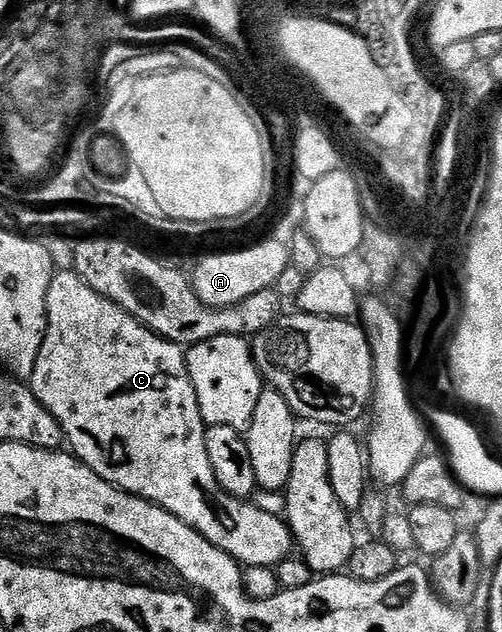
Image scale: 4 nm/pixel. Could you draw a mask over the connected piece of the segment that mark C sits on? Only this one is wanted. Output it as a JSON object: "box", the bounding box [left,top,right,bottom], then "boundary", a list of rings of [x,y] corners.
{"box":[29,271,293,568],"boundary":[[[72,271],[54,272],[48,295],[45,297],[47,306],[47,332],[43,335],[43,344],[37,353],[35,368],[29,380],[31,392],[45,405],[45,409],[56,419],[63,430],[63,438],[70,454],[74,455],[93,473],[97,473],[106,483],[112,483],[120,491],[127,492],[128,495],[135,495],[139,499],[148,499],[151,503],[156,503],[158,507],[163,507],[173,517],[180,519],[185,525],[193,528],[205,541],[217,545],[229,557],[233,557],[235,562],[244,568],[249,567],[273,567],[276,568],[284,559],[288,558],[293,551],[293,536],[291,528],[287,526],[282,518],[279,519],[271,511],[262,511],[259,507],[254,507],[254,502],[246,499],[238,499],[235,495],[230,495],[217,481],[213,473],[213,465],[209,465],[209,453],[205,449],[205,437],[207,436],[207,424],[201,417],[201,409],[197,405],[197,393],[193,389],[193,381],[187,372],[187,357],[184,348],[177,343],[170,343],[168,339],[163,339],[157,333],[153,333],[141,321],[137,321],[128,311],[121,309],[113,301],[109,301],[97,289],[89,286],[85,280]]]}

